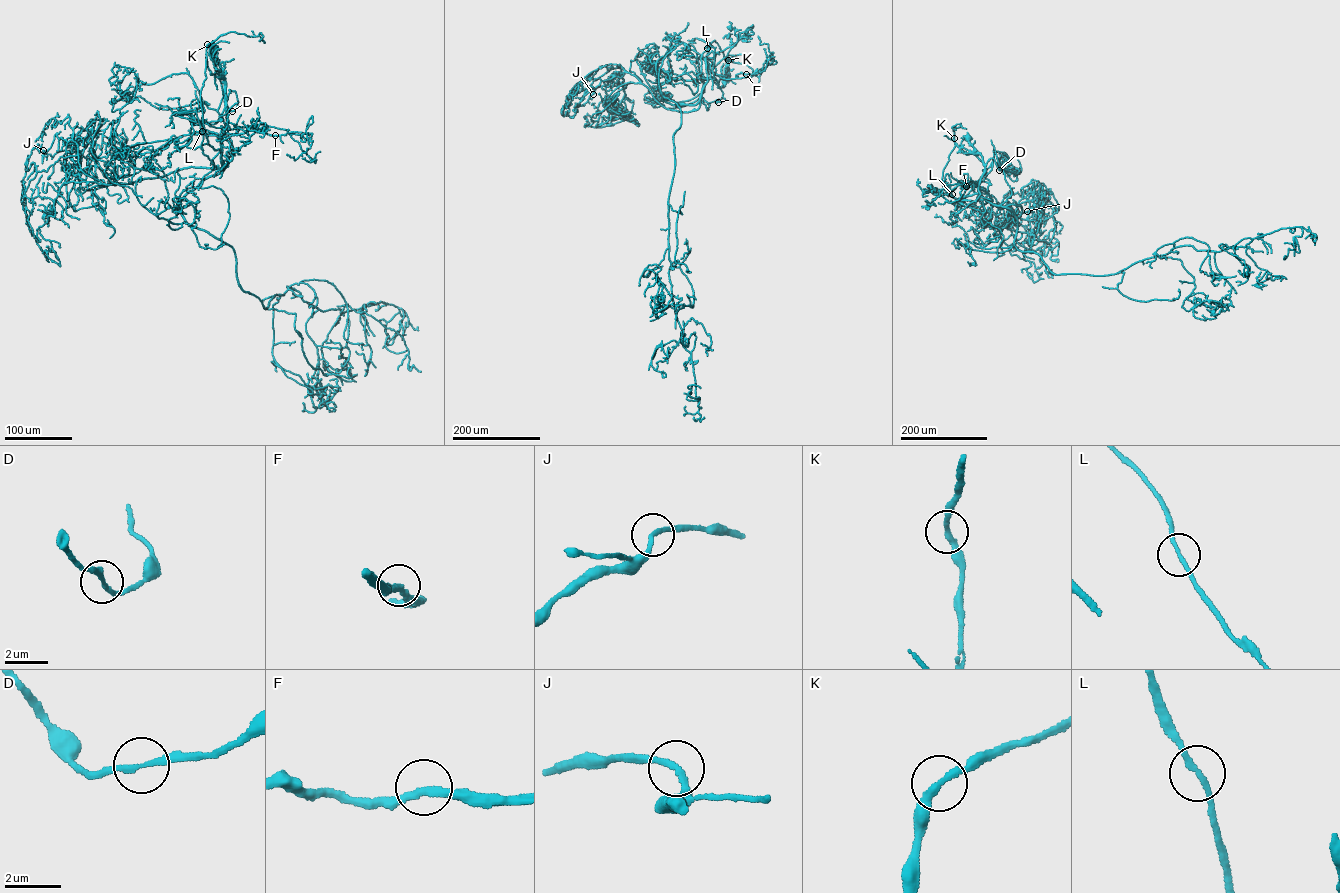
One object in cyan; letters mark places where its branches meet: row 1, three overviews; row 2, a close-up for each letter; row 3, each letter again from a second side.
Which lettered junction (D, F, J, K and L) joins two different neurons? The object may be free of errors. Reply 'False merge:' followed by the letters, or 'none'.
False merge: none

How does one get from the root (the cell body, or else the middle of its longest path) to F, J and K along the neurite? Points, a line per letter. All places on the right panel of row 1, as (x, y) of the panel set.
F: (967, 137), (982, 157), (985, 172), (979, 192), (973, 181), (966, 186)
J: (967, 137), (985, 166), (978, 193), (1021, 207), (995, 228), (1001, 205), (1014, 201), (1027, 211)
K: (967, 137), (985, 166), (978, 187), (982, 200), (959, 200), (943, 187), (942, 172), (955, 146), (953, 138)

